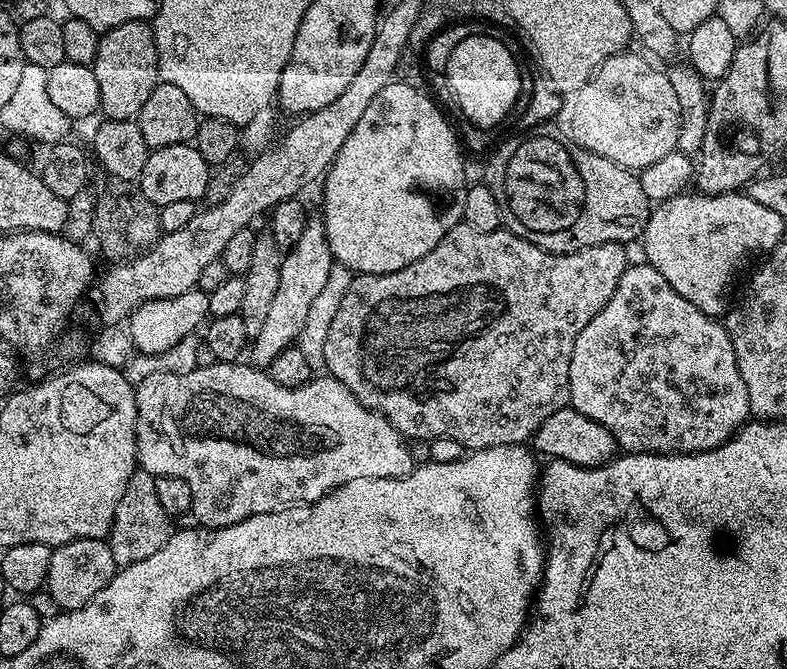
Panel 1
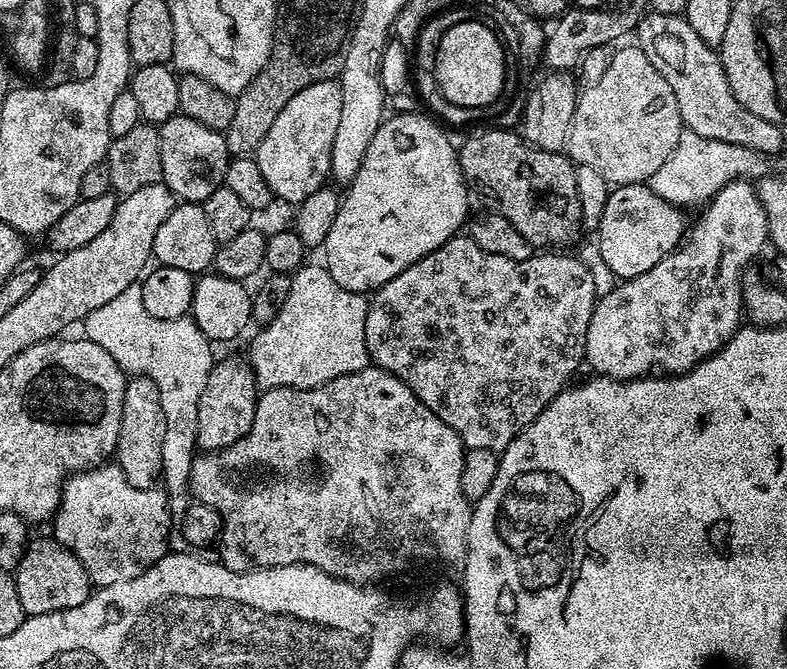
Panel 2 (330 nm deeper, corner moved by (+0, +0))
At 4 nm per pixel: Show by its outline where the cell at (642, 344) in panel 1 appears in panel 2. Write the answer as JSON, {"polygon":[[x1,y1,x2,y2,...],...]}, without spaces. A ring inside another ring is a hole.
{"polygon":[[748,178,731,180,726,186,722,186,722,190,718,190,718,194,714,194,711,200,707,201,706,208,708,208,708,213,693,228,691,225,690,231,680,247,674,249,666,258,662,258,662,262,658,262,658,266,650,266,650,270,646,270,646,274,638,274,629,280,620,280,617,283,617,288,610,289,605,296,603,293,597,299,596,309,593,310,590,318,590,326,586,330,586,346,584,347,584,359,587,367,592,367,591,371,595,375,609,376,615,380,639,380,642,376,653,374,678,376,682,372,689,372,694,366,698,366,706,358,710,358,719,348,726,346,726,342,730,342,730,338,742,326,742,277,749,267,748,260,754,259,763,250,764,244,766,248,769,243,766,210,762,210,762,202,756,193,756,184]]}

